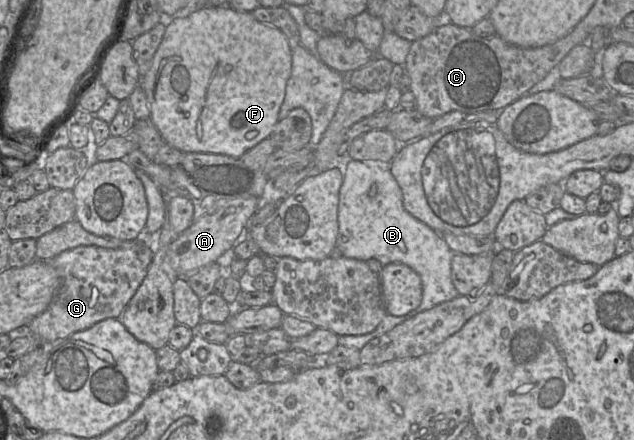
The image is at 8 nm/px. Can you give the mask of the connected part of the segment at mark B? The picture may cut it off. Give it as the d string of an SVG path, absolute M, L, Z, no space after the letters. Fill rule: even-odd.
M353 159L349 161L339 193L338 236L336 246L346 258L353 258L365 262L369 259L376 259L380 261L383 266L391 263L405 264L417 272L422 280L422 300L416 309L402 316L394 316L387 313L377 328L368 334L339 335L339 345L360 350L369 341L390 331L396 325L438 304L450 301L459 295L451 278L451 262L454 253L440 233L434 231L405 210L402 190L391 173L390 163L388 162L380 160L359 161Z

